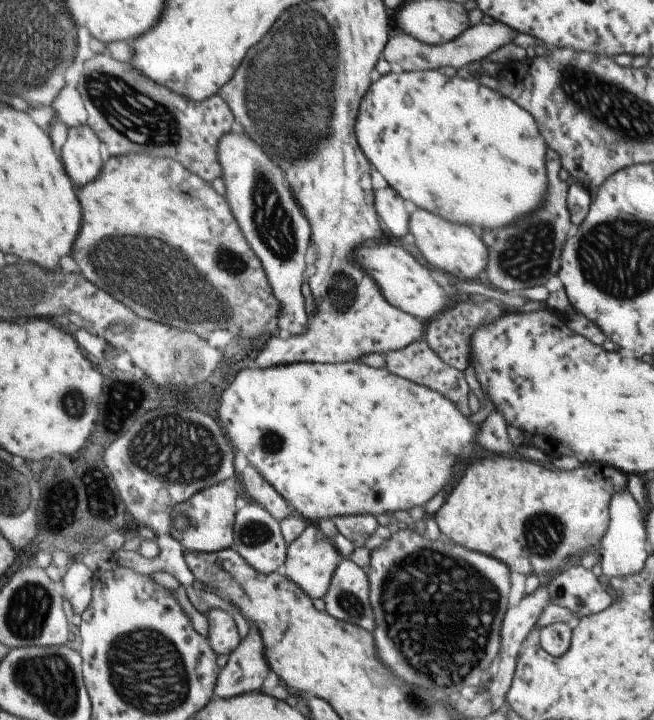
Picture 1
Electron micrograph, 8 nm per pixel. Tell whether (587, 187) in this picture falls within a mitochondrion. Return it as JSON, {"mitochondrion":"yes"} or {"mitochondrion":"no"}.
{"mitochondrion":"no"}

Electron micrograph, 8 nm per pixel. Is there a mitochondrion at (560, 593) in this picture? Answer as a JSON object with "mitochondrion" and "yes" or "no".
{"mitochondrion":"yes"}

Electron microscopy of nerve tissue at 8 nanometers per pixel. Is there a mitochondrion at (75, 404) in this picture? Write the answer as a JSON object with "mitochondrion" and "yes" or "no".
{"mitochondrion":"yes"}

